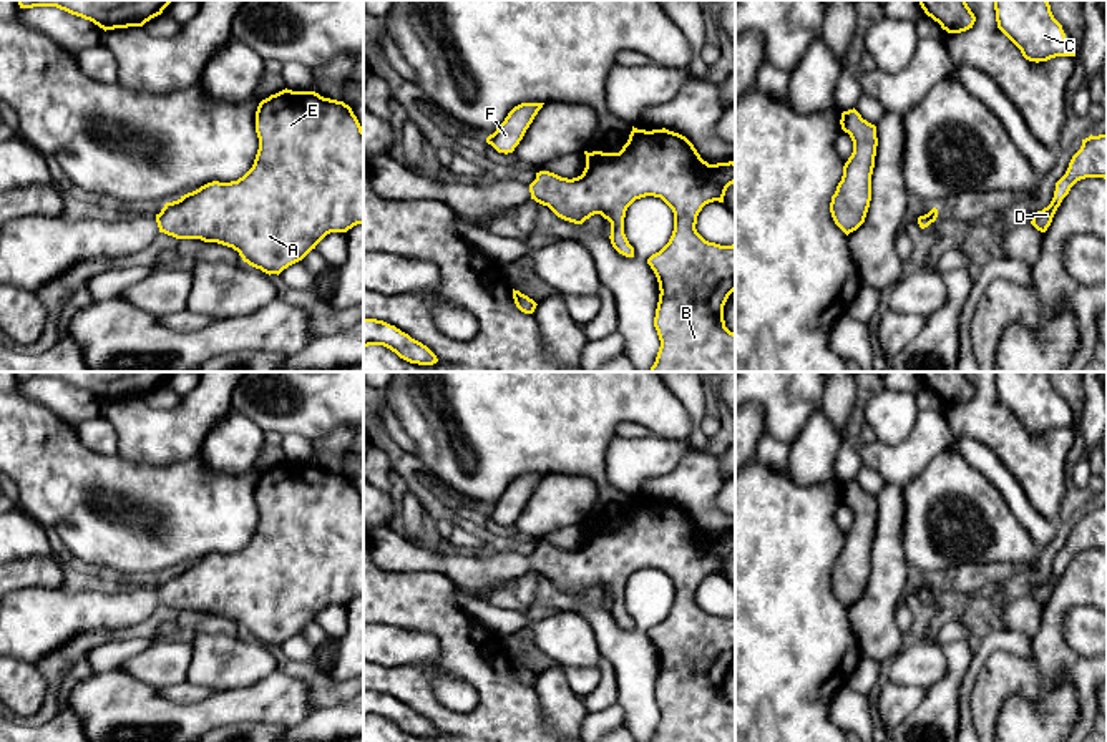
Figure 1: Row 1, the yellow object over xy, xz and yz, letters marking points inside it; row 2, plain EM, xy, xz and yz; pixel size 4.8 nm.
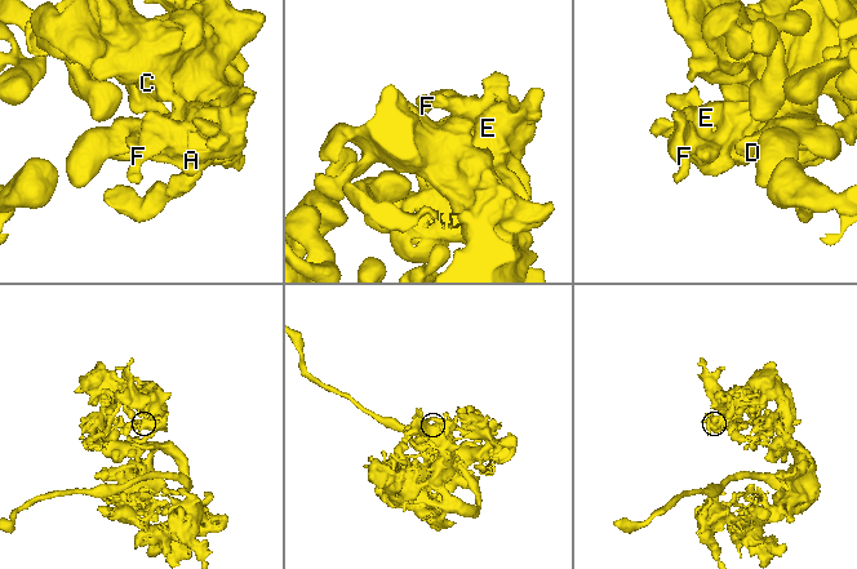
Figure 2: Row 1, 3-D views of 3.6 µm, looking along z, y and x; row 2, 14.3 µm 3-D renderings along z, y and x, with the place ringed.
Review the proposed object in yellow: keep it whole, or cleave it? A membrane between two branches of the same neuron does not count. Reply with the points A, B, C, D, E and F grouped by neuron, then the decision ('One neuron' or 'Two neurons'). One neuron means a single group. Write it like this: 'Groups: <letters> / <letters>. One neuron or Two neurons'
Groups: A B C D E F. One neuron

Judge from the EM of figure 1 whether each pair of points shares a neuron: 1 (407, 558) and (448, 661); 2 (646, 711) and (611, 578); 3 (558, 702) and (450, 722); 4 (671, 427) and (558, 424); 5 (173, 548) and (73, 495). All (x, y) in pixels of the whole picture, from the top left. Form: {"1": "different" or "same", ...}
{"1": "different", "2": "different", "3": "different", "4": "same", "5": "same"}

